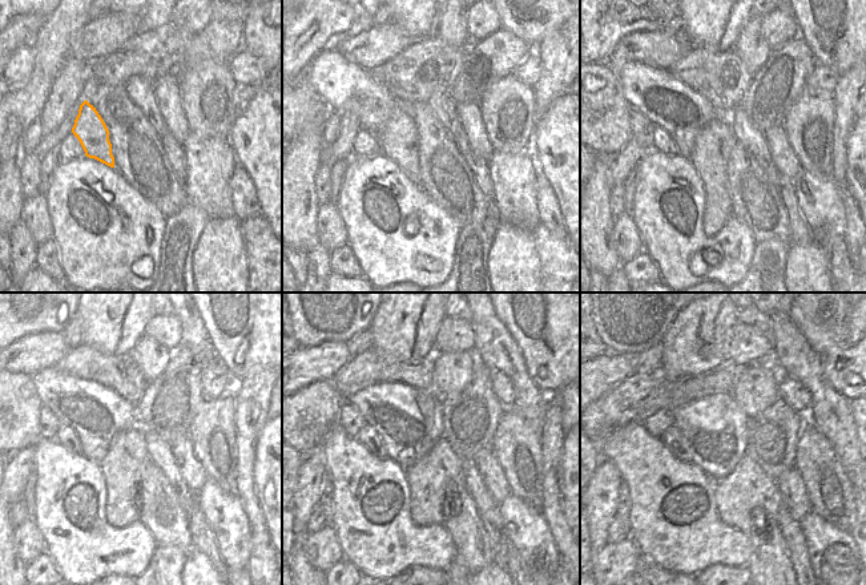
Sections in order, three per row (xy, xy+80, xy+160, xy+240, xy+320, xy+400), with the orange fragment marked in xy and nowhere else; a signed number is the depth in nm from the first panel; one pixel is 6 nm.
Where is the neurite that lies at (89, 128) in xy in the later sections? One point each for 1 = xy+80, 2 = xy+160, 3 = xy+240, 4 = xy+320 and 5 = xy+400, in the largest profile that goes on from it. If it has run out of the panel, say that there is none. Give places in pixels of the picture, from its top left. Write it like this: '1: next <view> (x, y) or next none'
1: next xy+80 (398, 138)
2: next xy+160 (715, 142)
3: next xy+240 (121, 467)
4: next xy+320 (429, 477)
5: next xy+400 (748, 499)

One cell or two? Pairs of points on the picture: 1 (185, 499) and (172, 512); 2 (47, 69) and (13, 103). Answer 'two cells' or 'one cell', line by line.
1: two cells
2: one cell

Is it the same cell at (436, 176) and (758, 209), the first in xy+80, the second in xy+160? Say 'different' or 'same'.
same

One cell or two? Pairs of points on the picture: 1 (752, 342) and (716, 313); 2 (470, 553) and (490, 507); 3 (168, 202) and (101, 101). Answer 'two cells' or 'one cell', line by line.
1: two cells
2: two cells
3: one cell

